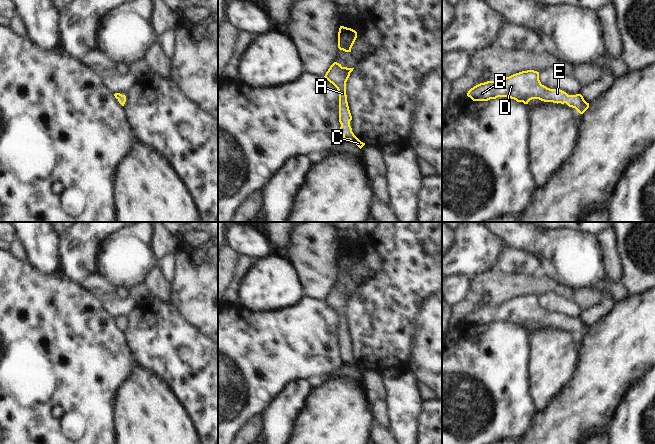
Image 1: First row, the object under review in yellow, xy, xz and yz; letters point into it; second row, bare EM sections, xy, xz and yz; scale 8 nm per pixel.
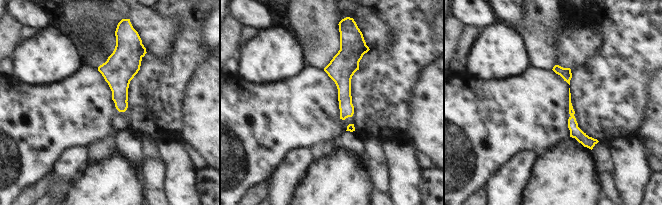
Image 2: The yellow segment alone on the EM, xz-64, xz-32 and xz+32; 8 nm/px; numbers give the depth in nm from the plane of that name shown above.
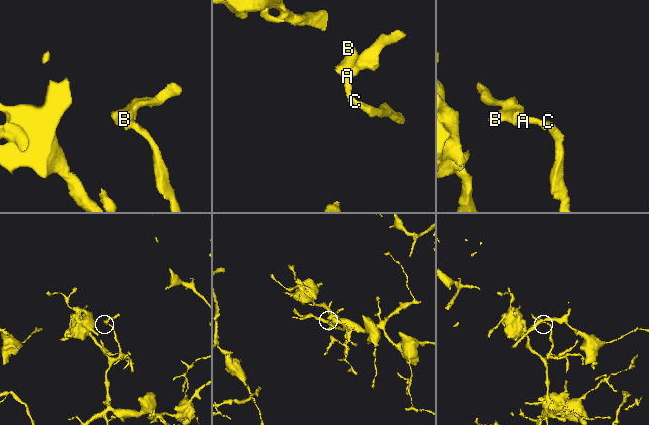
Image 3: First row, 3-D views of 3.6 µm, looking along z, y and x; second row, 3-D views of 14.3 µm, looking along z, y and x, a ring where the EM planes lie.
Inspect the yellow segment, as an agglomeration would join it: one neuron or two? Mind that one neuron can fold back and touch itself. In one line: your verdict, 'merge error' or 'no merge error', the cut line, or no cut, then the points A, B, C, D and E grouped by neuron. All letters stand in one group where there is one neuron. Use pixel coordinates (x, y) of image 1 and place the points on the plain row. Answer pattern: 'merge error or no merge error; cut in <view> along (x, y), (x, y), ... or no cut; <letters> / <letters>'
no merge error; no cut; A B C D E

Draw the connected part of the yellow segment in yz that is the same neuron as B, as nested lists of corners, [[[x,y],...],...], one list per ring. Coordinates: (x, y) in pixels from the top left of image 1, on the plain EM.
[[[534,294],[522,295],[501,304],[487,305],[471,312],[467,320],[473,325],[488,325],[498,321],[507,321],[528,328],[532,323],[544,326],[566,327],[583,338],[588,332],[581,318],[568,319],[560,313],[550,313],[542,309],[539,296]]]

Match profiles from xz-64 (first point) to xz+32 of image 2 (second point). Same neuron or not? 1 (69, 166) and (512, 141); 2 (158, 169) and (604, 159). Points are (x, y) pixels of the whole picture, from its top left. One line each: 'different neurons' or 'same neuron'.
1: different neurons
2: different neurons

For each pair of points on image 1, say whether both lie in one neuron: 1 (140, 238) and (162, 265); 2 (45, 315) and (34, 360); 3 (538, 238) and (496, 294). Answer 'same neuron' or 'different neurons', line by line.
1: different neurons
2: same neuron
3: different neurons

